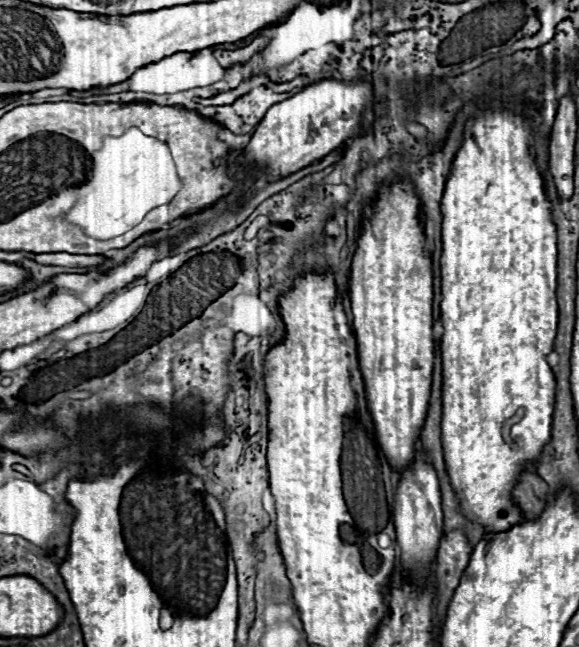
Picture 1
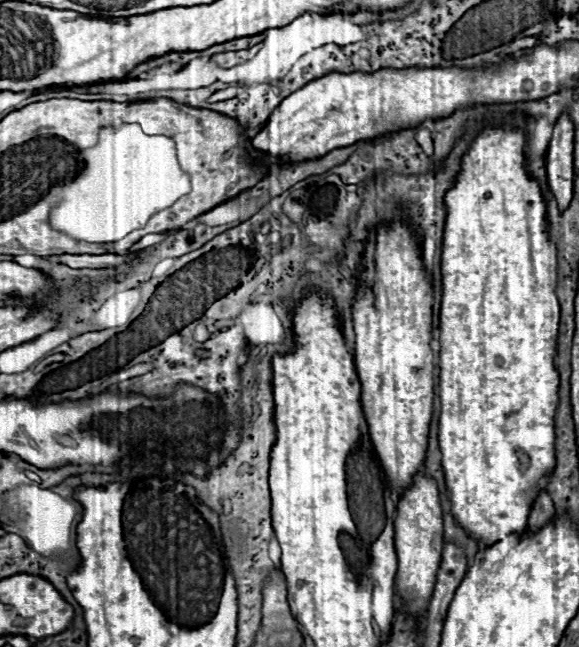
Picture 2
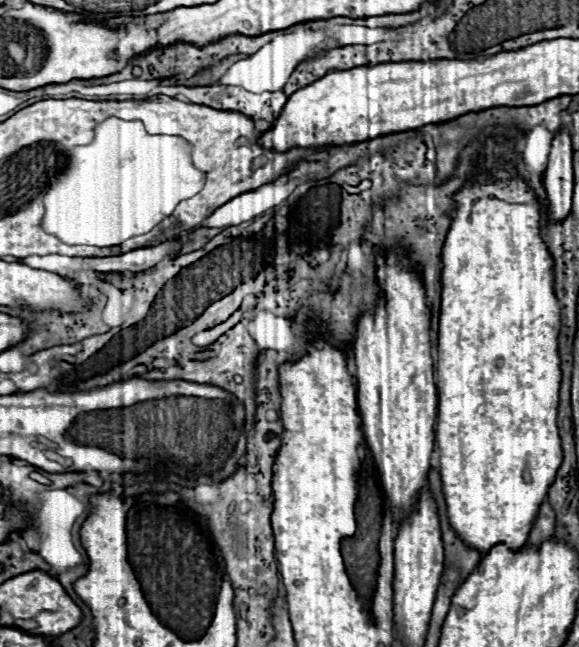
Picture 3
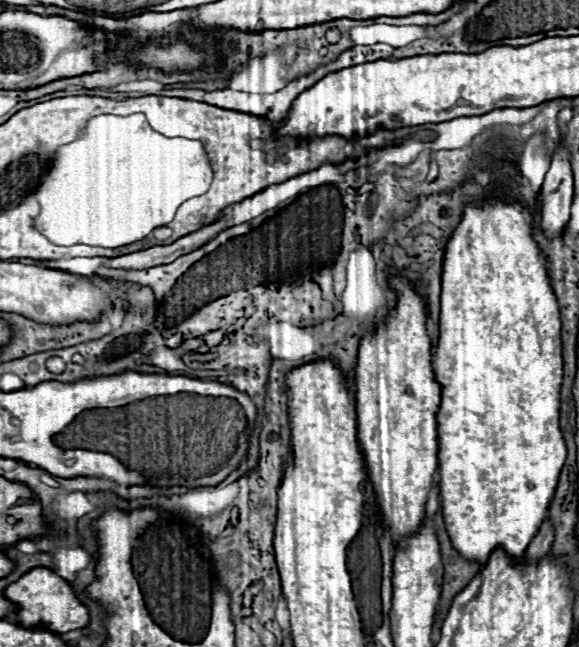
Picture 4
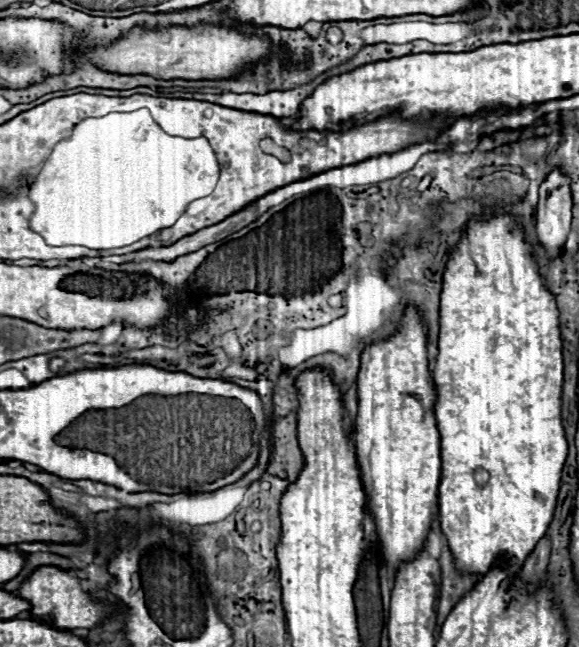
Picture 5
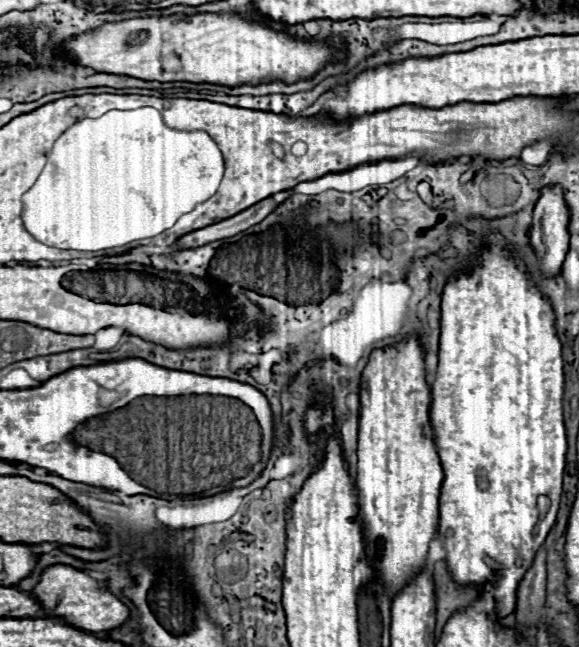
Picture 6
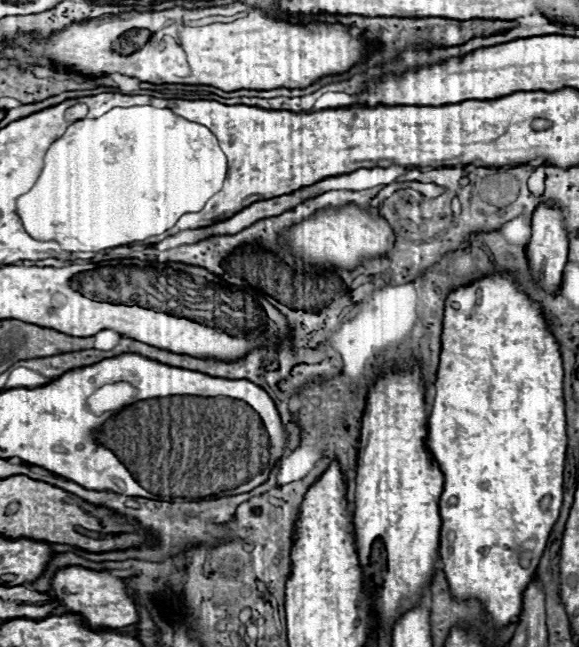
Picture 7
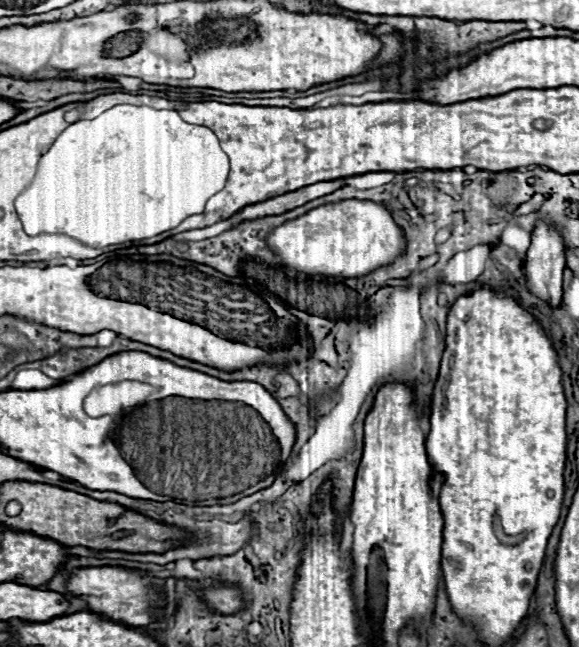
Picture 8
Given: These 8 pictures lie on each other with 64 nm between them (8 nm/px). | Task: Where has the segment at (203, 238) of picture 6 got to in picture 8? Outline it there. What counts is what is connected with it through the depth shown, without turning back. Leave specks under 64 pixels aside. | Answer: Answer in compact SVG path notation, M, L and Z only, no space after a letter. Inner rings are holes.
M326 180L326 182L316 182L316 184L310 184L310 186L298 188L294 192L286 192L286 194L276 196L276 198L270 198L266 202L250 204L236 218L234 226L240 224L240 222L244 222L244 220L250 220L250 218L262 218L262 216L274 216L274 214L288 212L288 210L292 210L296 206L302 206L302 204L314 200L314 198L326 196L326 194L330 194L336 188L342 188L342 186L344 186L344 180Z

